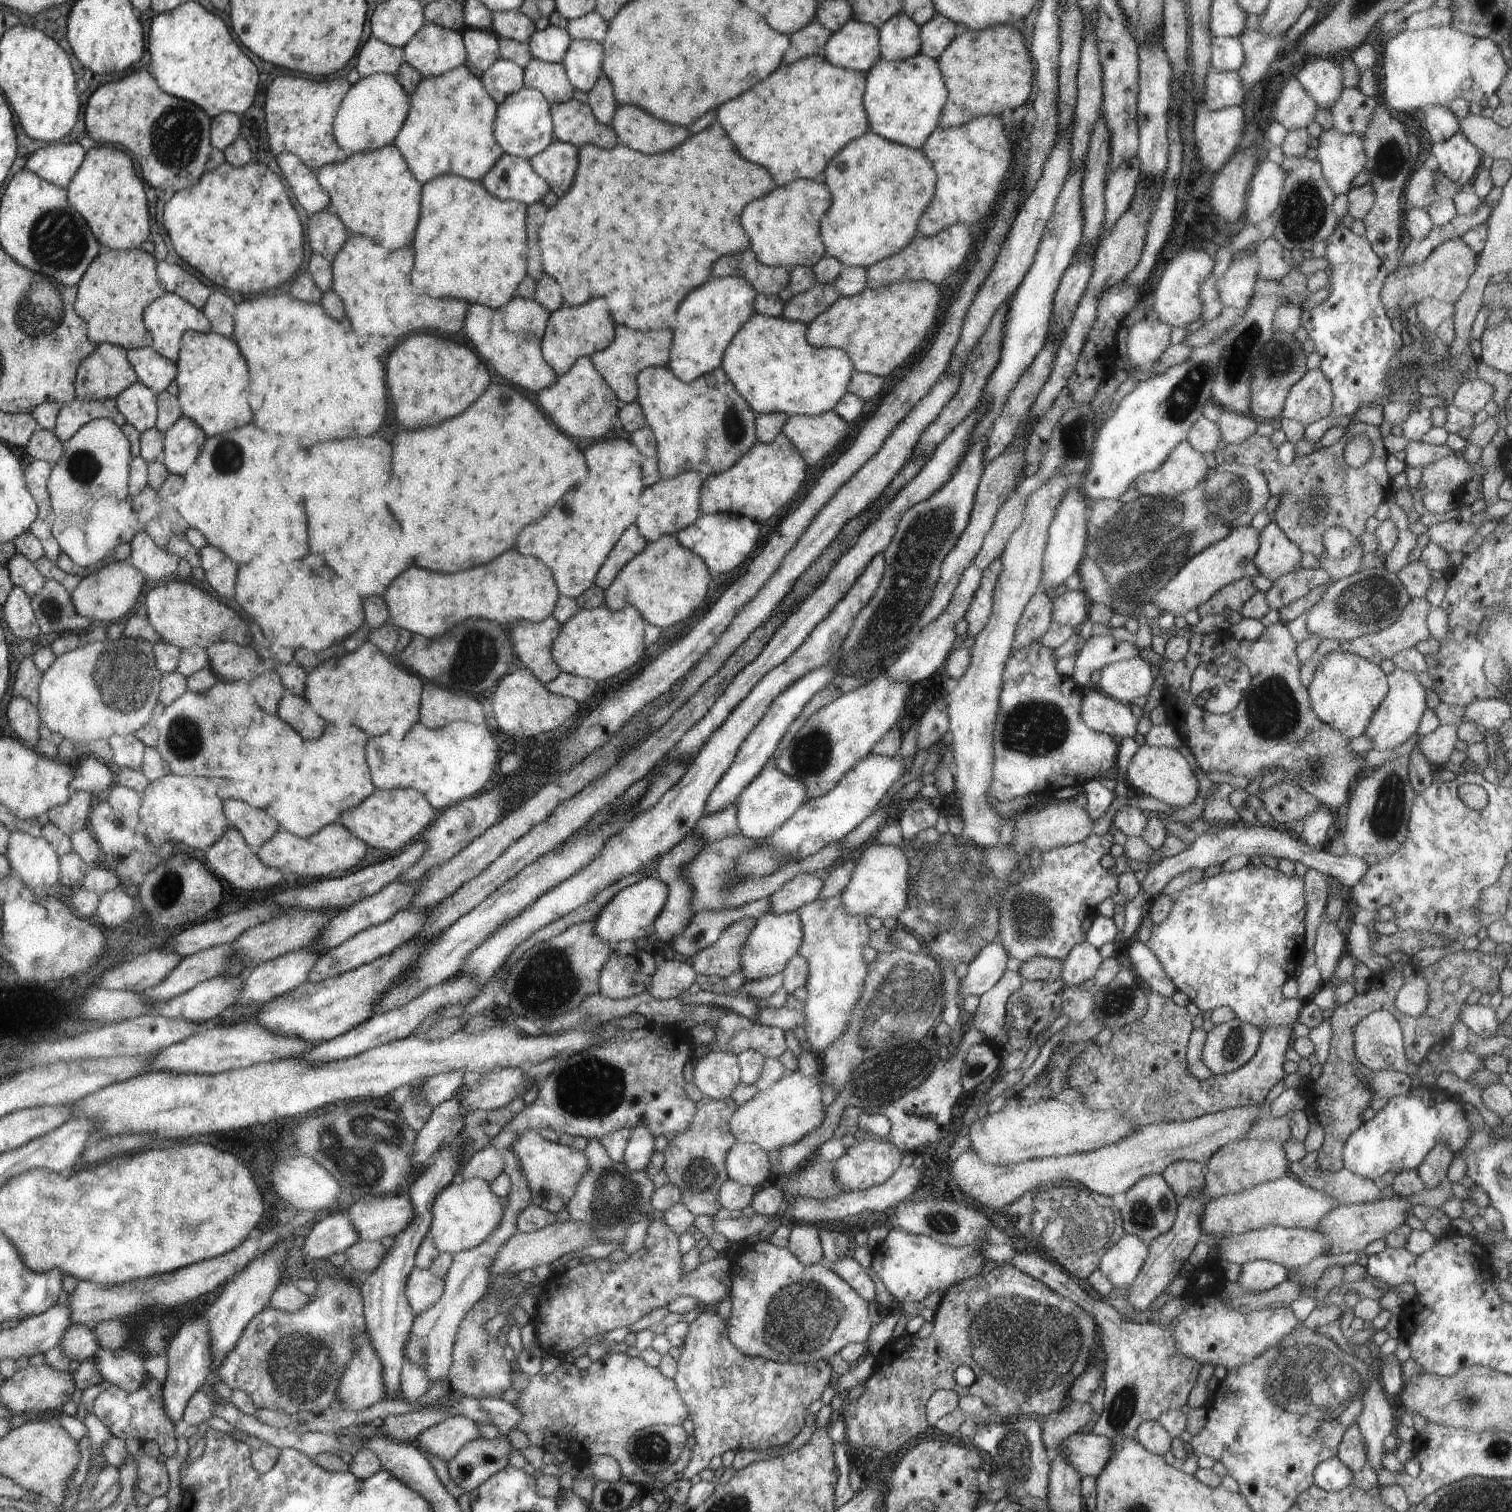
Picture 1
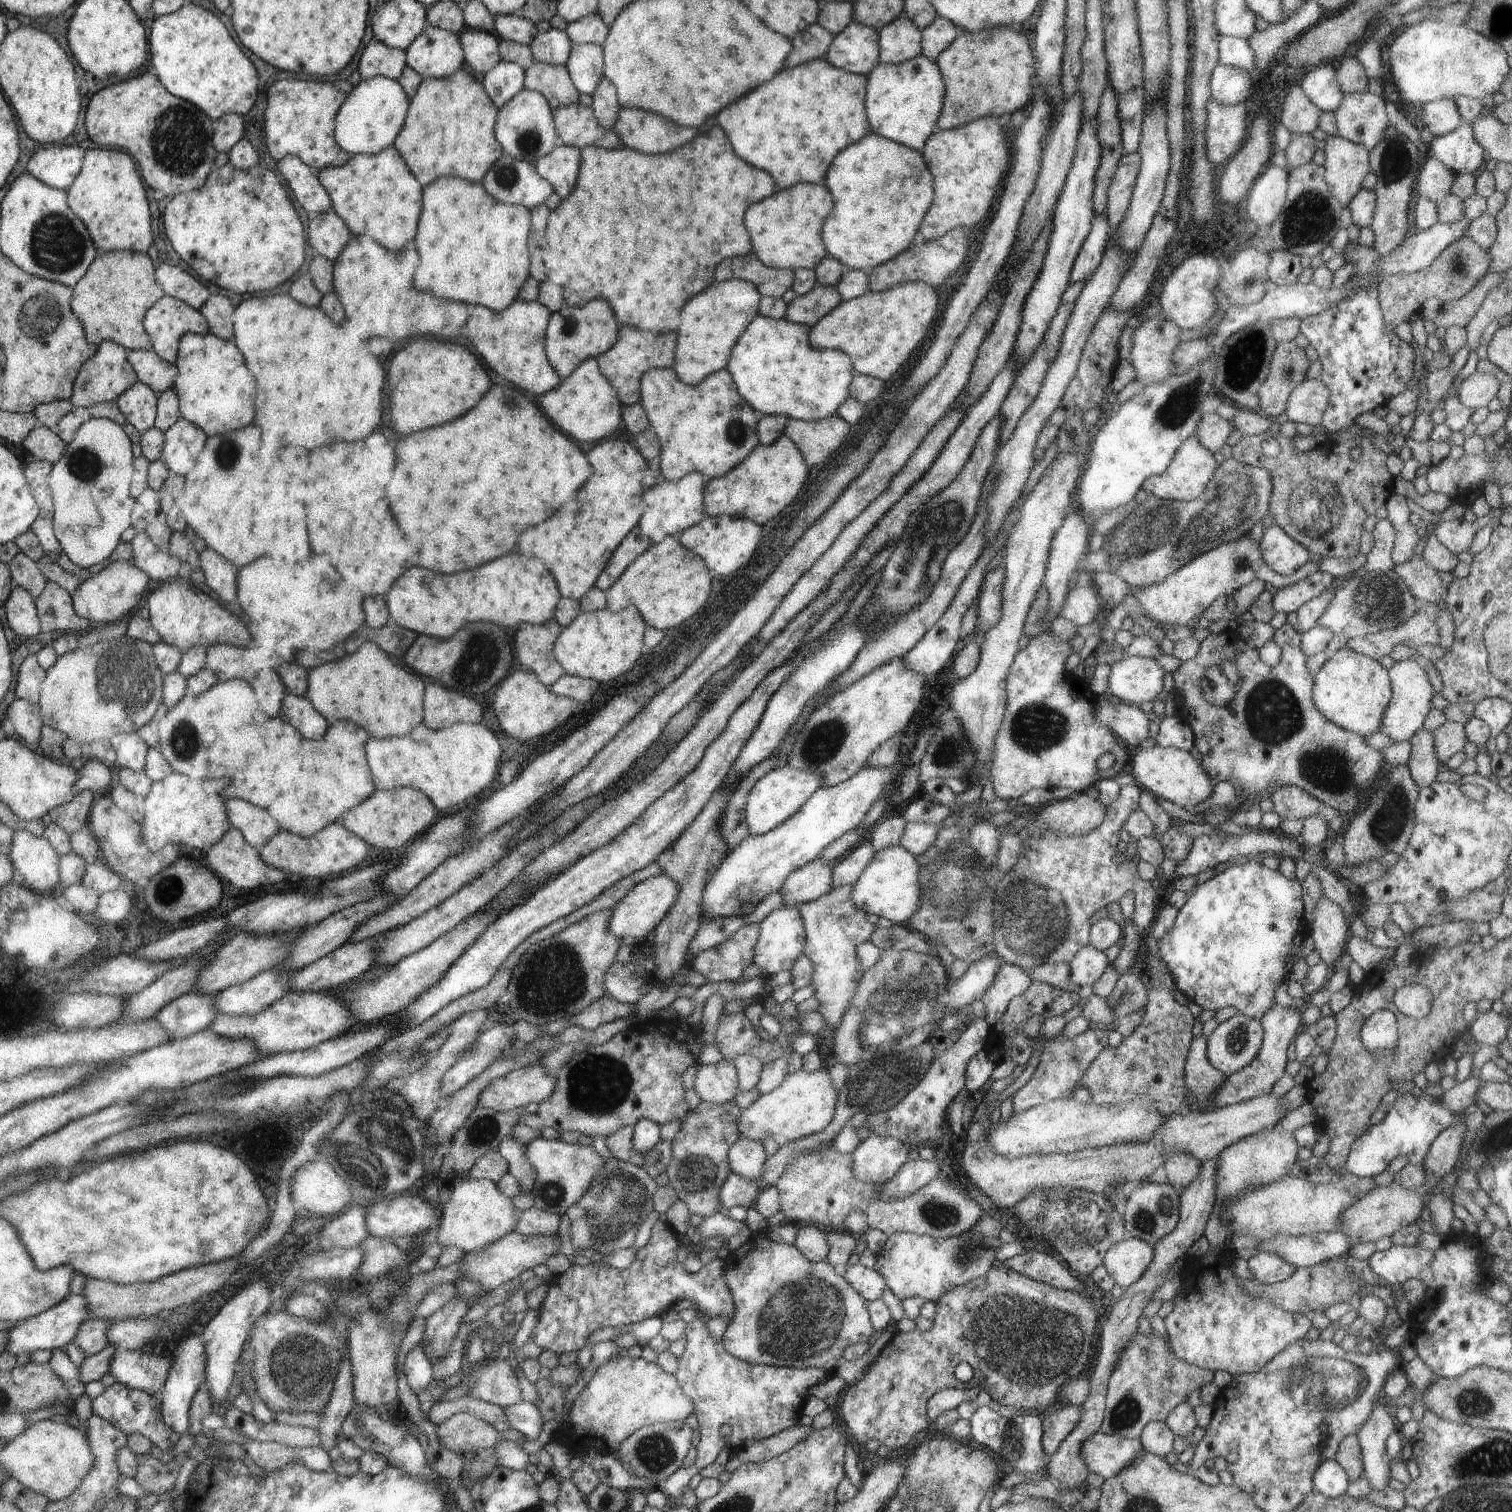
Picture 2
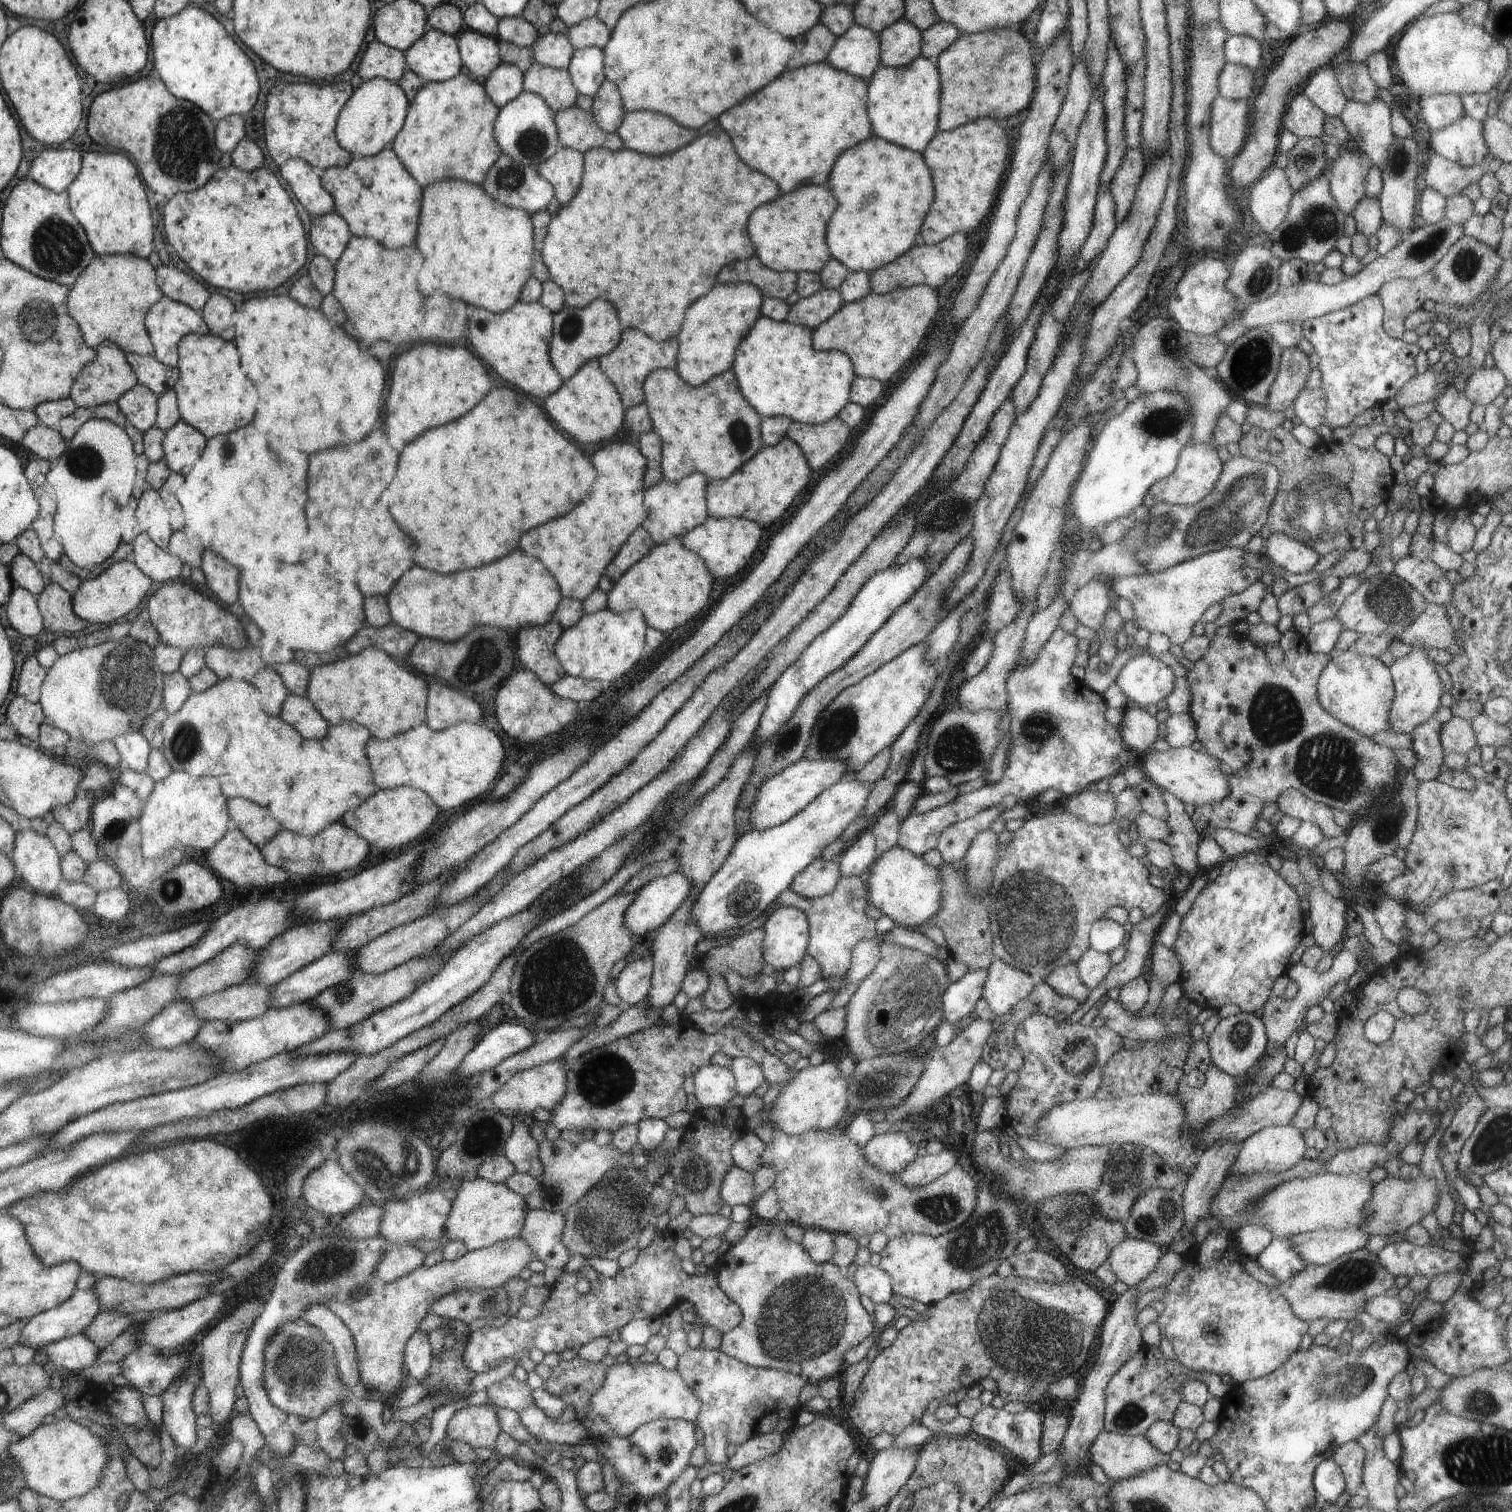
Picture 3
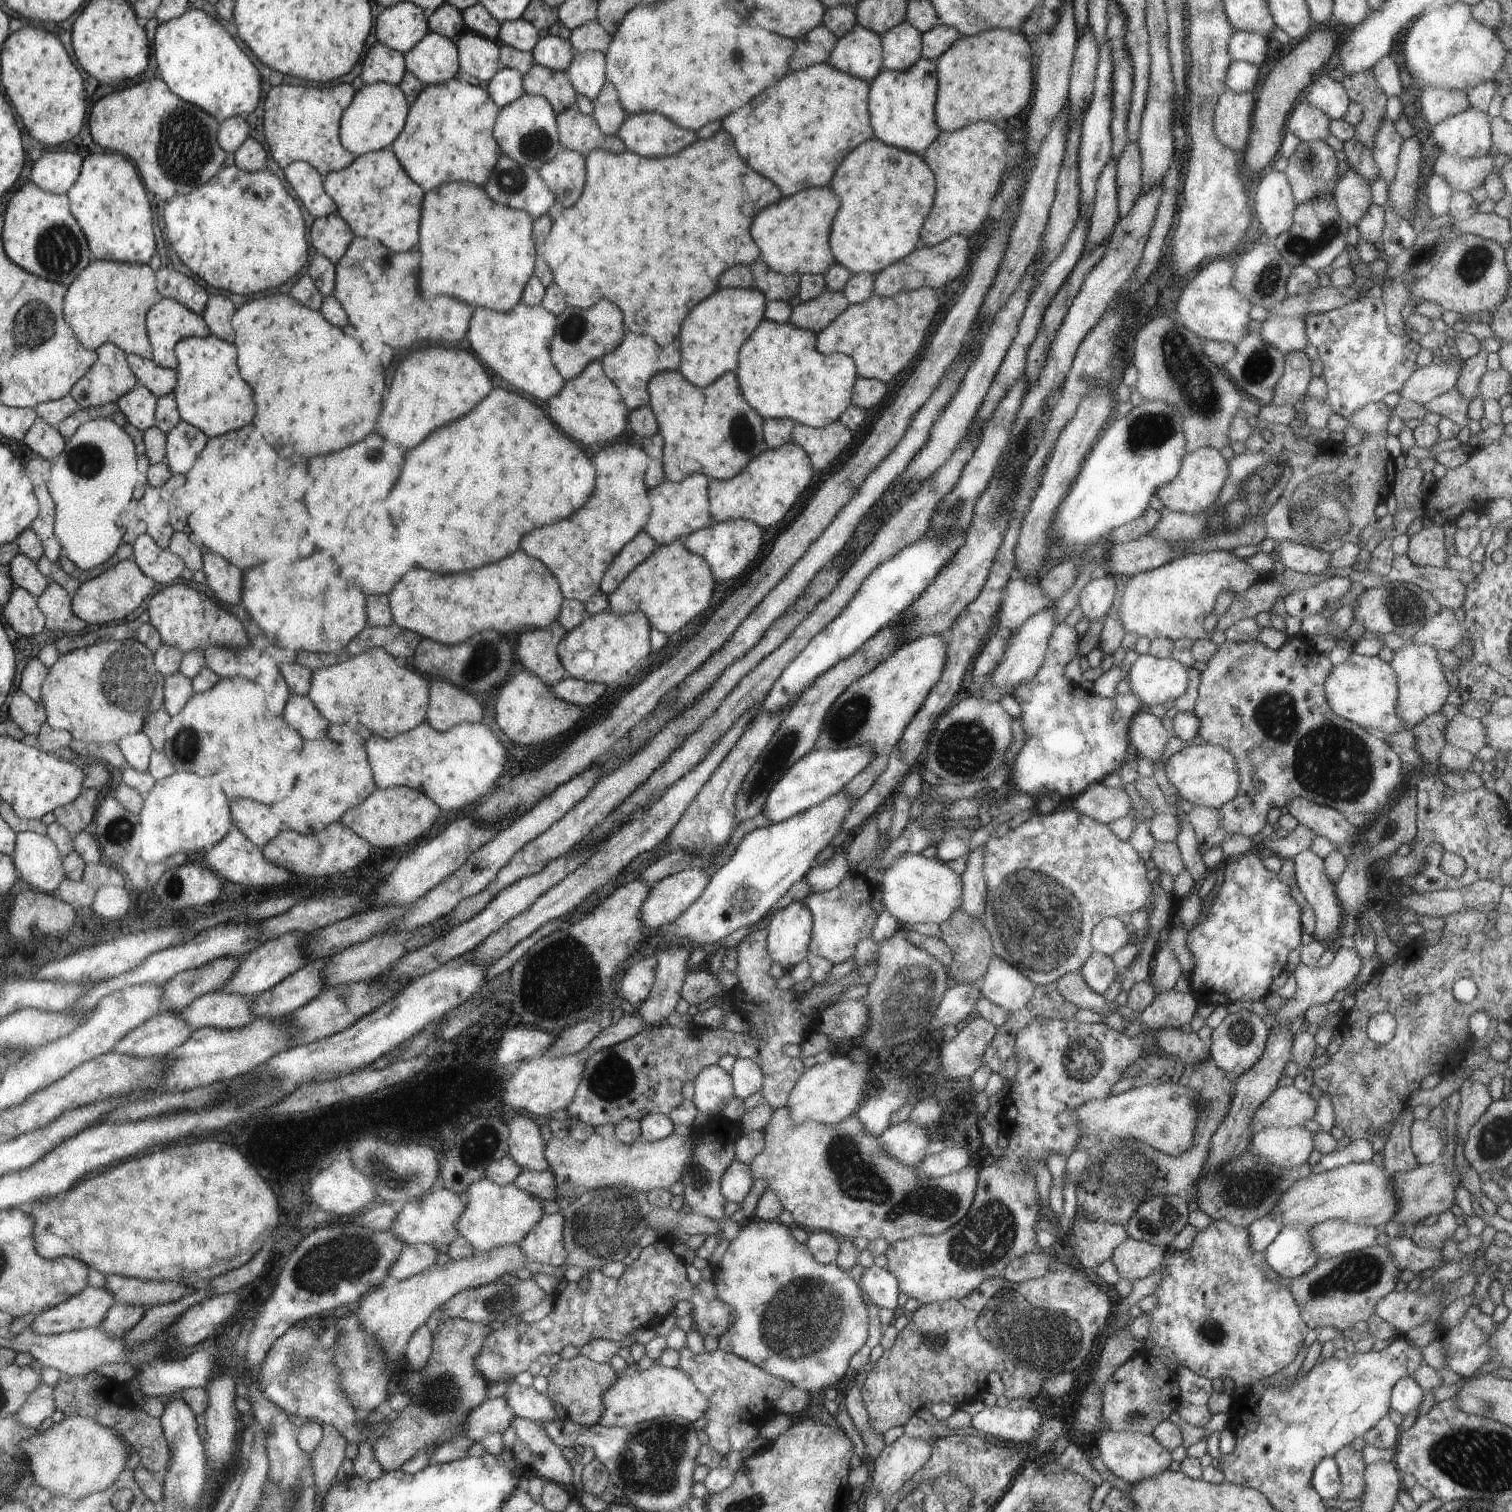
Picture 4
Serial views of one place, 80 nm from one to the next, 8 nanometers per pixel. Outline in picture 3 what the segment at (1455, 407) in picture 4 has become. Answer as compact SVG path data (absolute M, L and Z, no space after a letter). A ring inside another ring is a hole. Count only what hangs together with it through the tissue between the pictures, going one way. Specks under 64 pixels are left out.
M1450 384L1438 400L1435 410L1458 431L1464 430L1470 424L1470 410L1472 408L1473 404L1466 398L1466 395L1463 392L1458 392Z

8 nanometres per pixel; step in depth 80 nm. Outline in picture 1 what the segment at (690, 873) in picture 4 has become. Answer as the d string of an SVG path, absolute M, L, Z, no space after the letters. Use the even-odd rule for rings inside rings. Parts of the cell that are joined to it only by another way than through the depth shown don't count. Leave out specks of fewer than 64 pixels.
M646 876L640 882L623 888L612 896L593 919L594 932L613 949L621 940L638 940L652 933L656 918L666 907L670 888L656 876Z

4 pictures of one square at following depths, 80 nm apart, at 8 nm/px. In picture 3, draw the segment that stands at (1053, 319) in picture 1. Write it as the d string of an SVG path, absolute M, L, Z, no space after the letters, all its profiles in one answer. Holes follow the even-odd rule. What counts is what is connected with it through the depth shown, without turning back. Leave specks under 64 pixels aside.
M1099 189L1092 230L1074 263L1076 273L1088 269L1091 263L1097 260L1098 255L1106 248L1116 225L1114 199L1111 197L1109 189Z

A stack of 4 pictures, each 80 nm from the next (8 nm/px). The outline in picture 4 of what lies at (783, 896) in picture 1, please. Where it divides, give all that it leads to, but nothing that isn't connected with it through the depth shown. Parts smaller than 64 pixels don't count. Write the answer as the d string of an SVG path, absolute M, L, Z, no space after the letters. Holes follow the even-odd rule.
M838 849L834 856L818 863L803 876L804 882L811 888L812 893L831 891L843 882L843 878L850 872L847 857L843 850Z

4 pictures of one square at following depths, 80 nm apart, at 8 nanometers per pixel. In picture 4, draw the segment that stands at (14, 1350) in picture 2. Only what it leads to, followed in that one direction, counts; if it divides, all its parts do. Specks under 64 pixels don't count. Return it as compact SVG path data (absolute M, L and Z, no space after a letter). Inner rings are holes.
M88 1285L66 1302L36 1315L31 1328L40 1335L62 1335L98 1327L114 1303L111 1293Z

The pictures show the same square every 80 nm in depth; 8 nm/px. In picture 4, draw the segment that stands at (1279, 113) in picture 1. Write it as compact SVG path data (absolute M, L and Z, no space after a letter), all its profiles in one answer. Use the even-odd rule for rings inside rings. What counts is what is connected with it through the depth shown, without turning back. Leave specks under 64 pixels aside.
M1302 98L1295 103L1295 107L1290 111L1285 122L1284 132L1297 136L1301 141L1324 141L1330 135L1329 122L1330 118L1325 112Z

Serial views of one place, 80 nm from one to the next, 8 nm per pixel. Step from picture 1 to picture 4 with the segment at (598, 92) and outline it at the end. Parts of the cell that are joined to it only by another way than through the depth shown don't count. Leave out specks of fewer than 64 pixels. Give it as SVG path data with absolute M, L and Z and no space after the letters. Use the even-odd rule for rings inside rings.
M607 83L600 94L593 100L593 116L599 127L608 135L616 135L627 120L628 112L624 109L619 91L612 83Z

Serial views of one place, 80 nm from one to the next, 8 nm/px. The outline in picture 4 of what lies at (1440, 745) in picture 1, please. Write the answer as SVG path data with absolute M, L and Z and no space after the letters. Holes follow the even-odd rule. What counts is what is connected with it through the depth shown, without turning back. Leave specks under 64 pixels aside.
M1460 712L1447 722L1445 739L1449 745L1470 751L1473 755L1487 744L1481 719L1470 718Z

